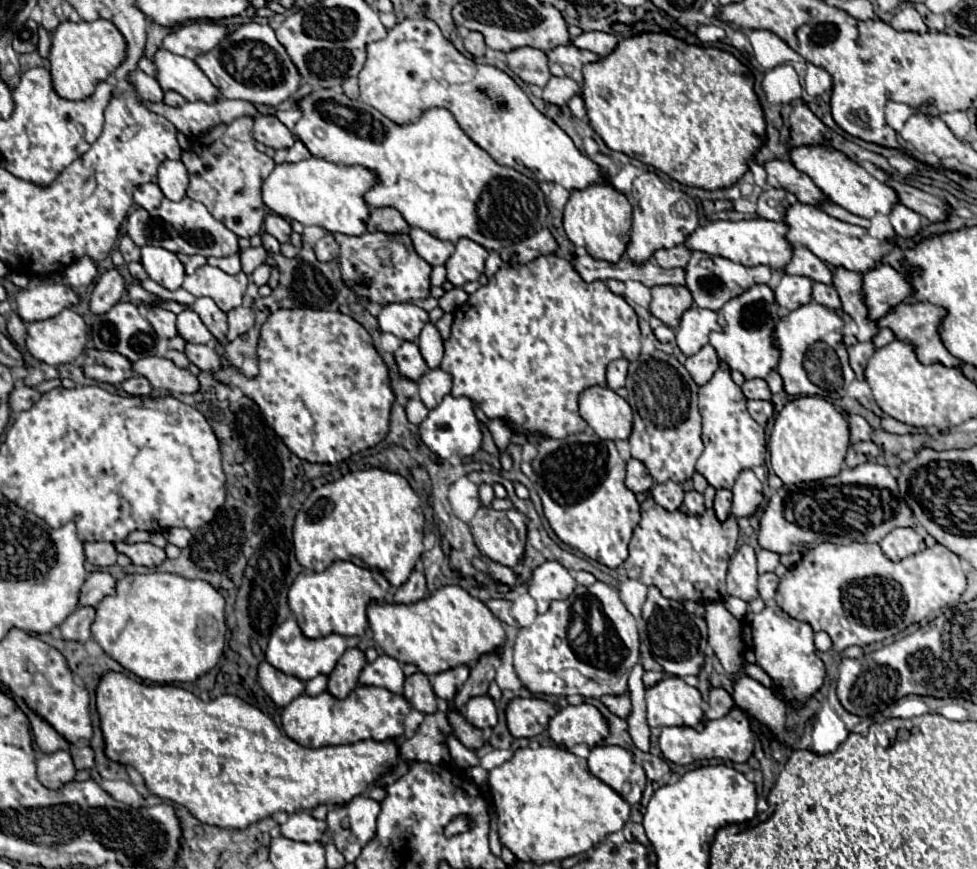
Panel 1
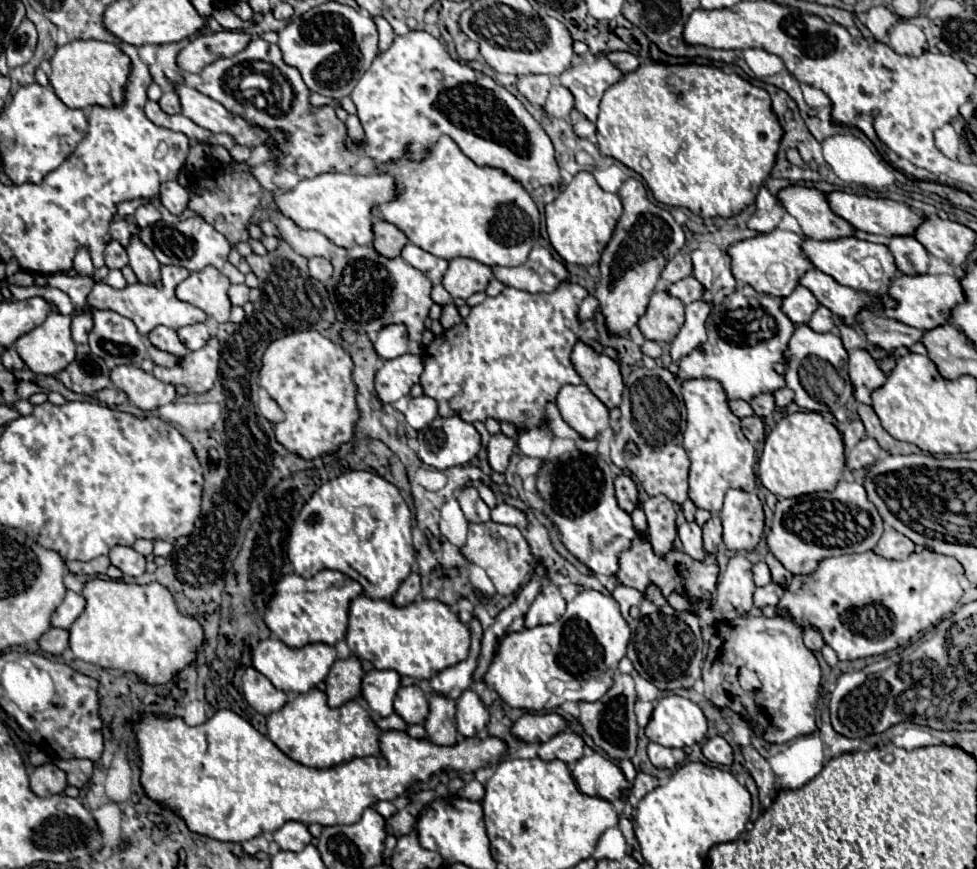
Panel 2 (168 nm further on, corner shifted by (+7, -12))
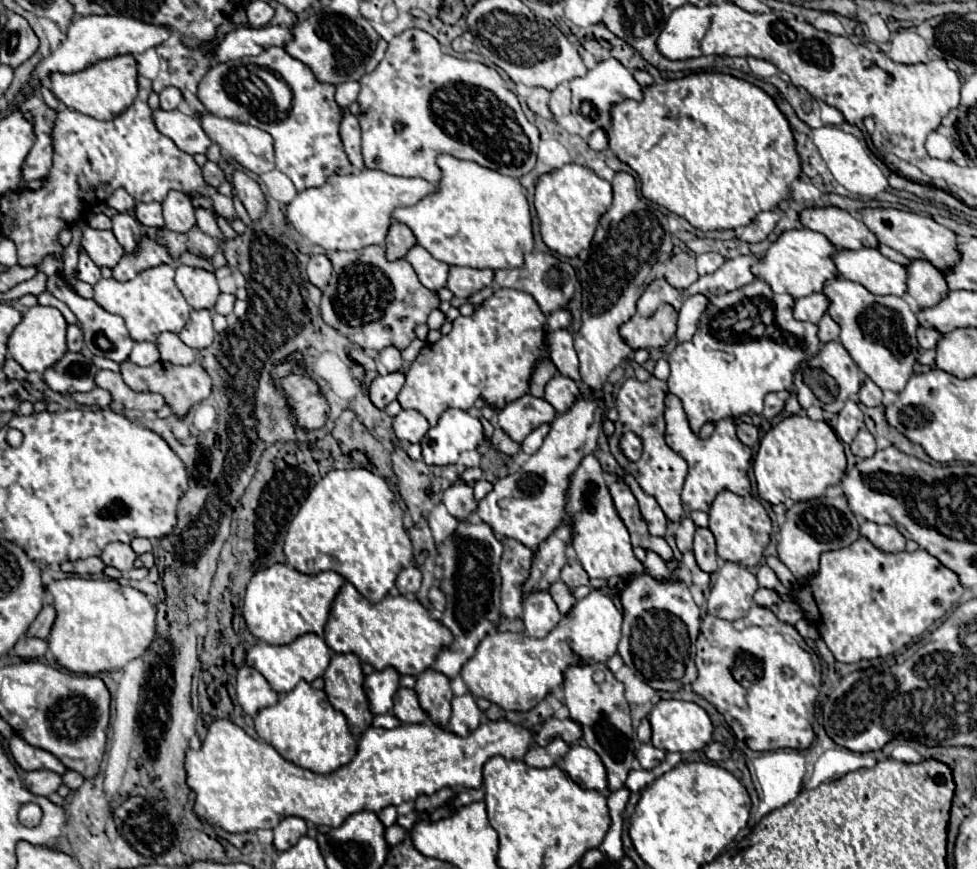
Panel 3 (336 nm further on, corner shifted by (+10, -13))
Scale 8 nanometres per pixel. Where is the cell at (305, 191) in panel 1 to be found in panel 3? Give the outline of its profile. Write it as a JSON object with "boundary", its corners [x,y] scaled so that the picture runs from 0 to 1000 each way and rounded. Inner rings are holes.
{"boundary":[[[374,194],[365,201],[341,201],[333,215],[320,215],[316,220],[308,220],[296,236],[294,236],[294,254],[296,259],[308,268],[314,277],[329,282],[331,287],[345,287],[345,289],[367,289],[376,282],[392,280],[398,266],[398,259],[402,254],[400,245],[404,238],[419,238],[429,234],[433,227],[447,220],[447,213],[429,206],[429,204],[406,204],[398,201],[388,194]]]}

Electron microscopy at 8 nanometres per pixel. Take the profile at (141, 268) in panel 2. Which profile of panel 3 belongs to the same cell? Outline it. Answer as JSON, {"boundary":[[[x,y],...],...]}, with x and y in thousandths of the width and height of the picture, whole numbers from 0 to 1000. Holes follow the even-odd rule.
{"boundary":[[[120,245],[118,250],[114,250],[116,257],[116,270],[120,273],[120,277],[124,280],[124,284],[132,291],[136,289],[136,280],[140,280],[140,270],[144,270],[144,261],[142,254],[136,247],[130,245]]]}

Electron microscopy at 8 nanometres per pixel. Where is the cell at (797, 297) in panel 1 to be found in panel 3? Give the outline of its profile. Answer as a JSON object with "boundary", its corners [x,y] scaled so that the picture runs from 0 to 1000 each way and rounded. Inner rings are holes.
{"boundary":[[[826,339],[814,346],[812,353],[812,362],[818,369],[830,369],[830,372],[838,372],[840,365],[846,360],[849,356],[849,344],[846,339]]]}

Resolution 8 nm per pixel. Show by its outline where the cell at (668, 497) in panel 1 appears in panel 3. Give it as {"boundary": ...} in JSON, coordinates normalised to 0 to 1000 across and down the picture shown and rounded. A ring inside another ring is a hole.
{"boundary":[[[646,554],[644,560],[646,560],[646,565],[650,567],[650,572],[654,577],[658,597],[664,604],[664,613],[666,616],[672,616],[672,618],[679,618],[681,616],[681,606],[683,606],[683,597],[681,597],[681,590],[677,588],[677,583],[672,581],[672,577],[666,570],[658,567],[656,560],[652,558],[652,554]]]}

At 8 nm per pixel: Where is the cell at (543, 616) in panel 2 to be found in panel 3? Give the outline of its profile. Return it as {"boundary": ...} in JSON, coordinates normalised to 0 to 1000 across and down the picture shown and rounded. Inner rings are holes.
{"boundary":[[[548,680],[539,685],[535,717],[537,717],[537,728],[541,733],[546,735],[560,733],[570,722],[572,715],[574,715],[574,708],[560,680]]]}

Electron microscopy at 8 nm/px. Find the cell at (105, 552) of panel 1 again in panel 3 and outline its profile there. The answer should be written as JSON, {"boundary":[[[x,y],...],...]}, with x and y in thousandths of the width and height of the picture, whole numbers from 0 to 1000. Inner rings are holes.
{"boundary":[[[89,641],[89,643],[83,643],[83,646],[69,646],[69,648],[62,650],[62,655],[67,659],[73,659],[73,662],[101,664],[101,662],[105,662],[107,648],[101,641]]]}

